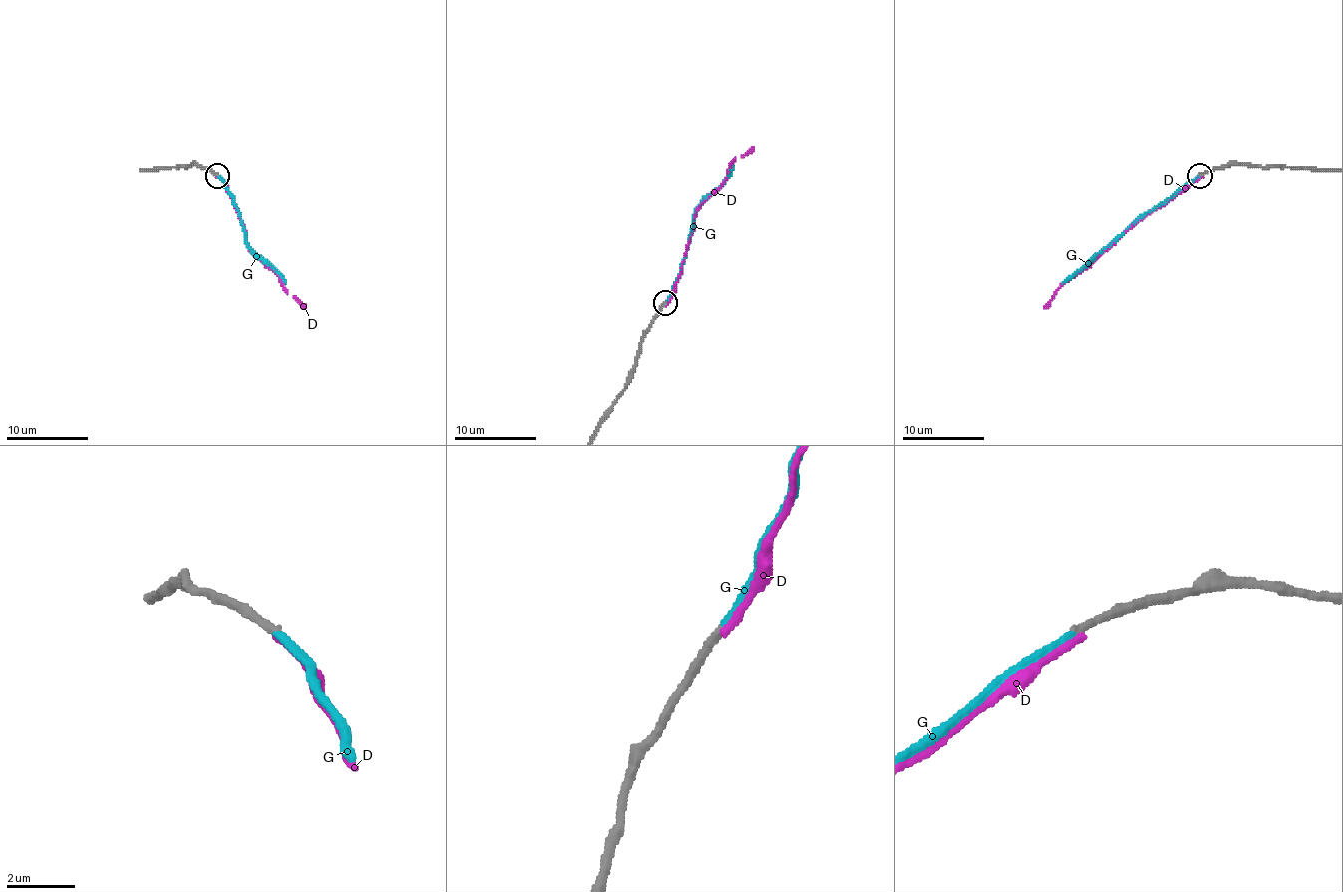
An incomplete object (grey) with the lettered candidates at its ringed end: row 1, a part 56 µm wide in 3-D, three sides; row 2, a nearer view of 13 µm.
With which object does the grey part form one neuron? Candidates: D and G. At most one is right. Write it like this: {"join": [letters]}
{"join": ["G"]}

